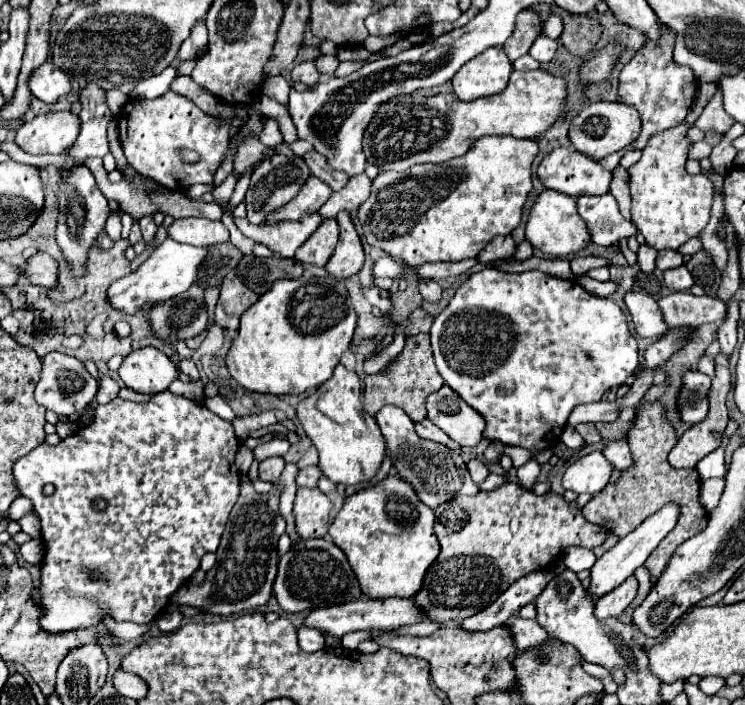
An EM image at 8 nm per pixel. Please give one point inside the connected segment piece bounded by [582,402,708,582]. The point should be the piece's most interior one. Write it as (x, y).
(622, 507)

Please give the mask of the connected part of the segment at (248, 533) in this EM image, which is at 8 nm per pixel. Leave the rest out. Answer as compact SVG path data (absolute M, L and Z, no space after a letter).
M244 444L238 448L236 464L242 474L242 488L238 496L236 508L232 508L226 530L222 534L222 542L218 546L218 560L214 568L206 574L206 582L202 586L186 584L176 592L172 602L176 604L188 604L196 606L202 612L210 614L242 614L252 612L264 606L272 596L272 584L278 572L278 538L286 530L286 522L282 520L278 512L278 498L280 498L280 484L274 484L274 488L268 494L258 494L248 478L250 468L250 448Z

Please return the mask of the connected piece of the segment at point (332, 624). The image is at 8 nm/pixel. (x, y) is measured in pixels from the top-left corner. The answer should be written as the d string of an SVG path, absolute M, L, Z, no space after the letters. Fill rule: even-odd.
M386 598L386 600L356 600L356 602L346 602L338 606L328 606L328 608L318 608L306 618L306 626L318 628L322 632L328 632L332 636L344 636L348 632L356 630L398 630L404 626L412 626L416 622L426 622L430 620L420 606L416 606L414 600L410 598Z

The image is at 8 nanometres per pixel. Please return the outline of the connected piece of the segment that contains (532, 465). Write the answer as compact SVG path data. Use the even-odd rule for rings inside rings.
M530 458L524 466L518 468L518 474L516 474L520 486L524 486L528 490L532 490L532 486L538 480L538 476L540 476L540 464L536 462L536 458Z

